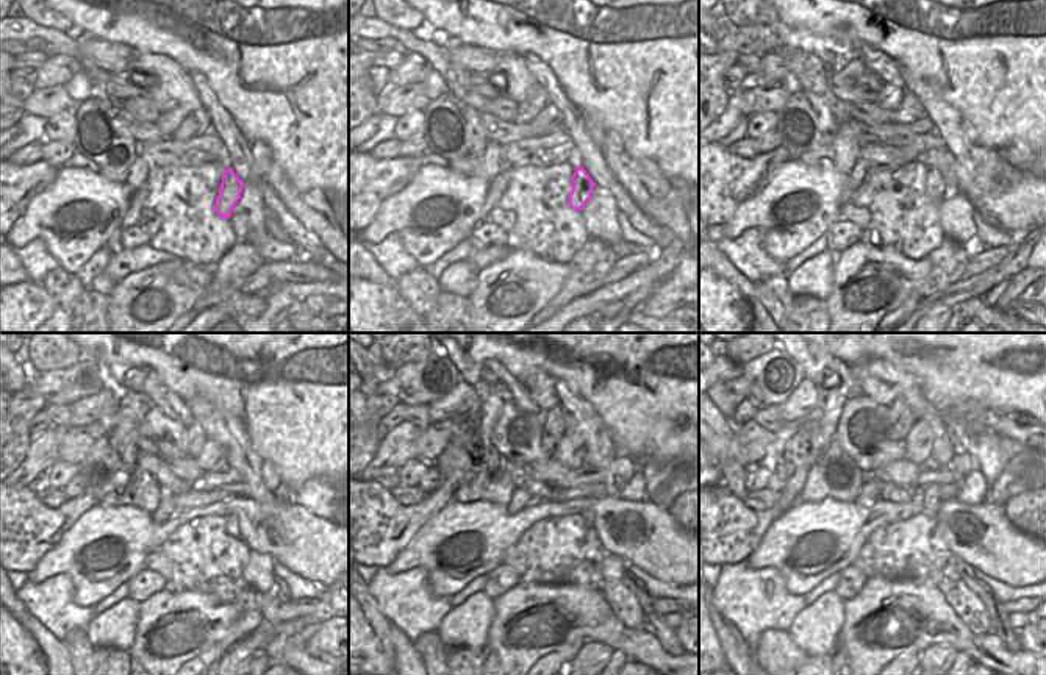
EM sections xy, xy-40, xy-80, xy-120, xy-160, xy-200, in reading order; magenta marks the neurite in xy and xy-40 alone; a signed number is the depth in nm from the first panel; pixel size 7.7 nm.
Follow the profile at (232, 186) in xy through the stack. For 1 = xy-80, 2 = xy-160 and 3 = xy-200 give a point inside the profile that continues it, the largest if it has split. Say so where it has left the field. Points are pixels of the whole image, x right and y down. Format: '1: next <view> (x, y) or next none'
1: next xy-80 (935, 185)
2: next xy-160 (588, 516)
3: next xy-200 (931, 494)

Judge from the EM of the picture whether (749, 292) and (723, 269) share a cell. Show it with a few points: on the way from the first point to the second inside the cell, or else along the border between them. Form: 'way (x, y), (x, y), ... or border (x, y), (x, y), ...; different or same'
way (743, 286), (729, 272); same

